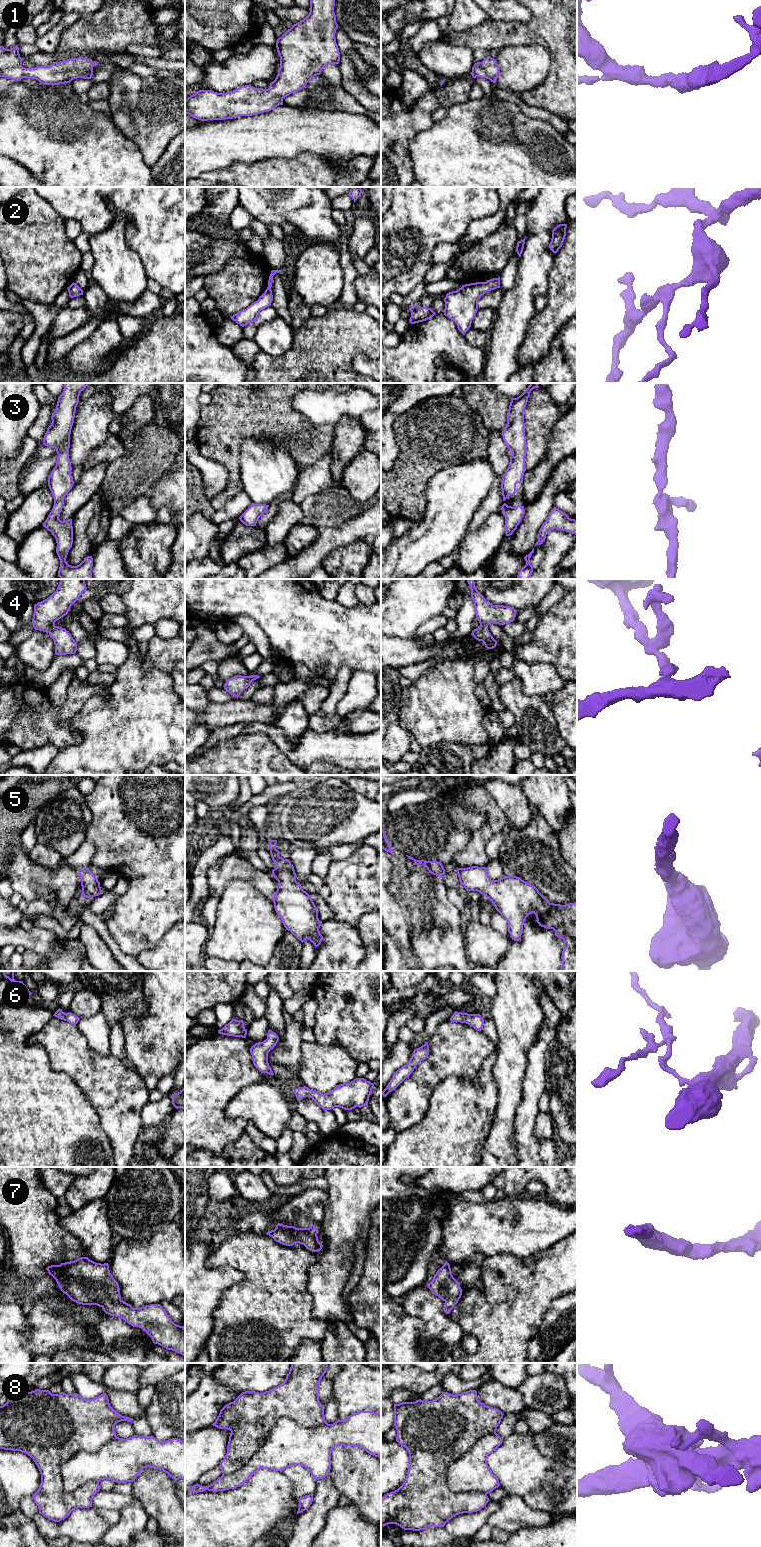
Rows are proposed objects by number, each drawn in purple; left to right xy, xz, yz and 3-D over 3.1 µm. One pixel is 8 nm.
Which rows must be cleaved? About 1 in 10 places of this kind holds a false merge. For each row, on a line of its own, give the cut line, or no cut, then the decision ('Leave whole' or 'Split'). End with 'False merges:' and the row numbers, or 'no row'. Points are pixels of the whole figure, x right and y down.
1: No split. Leave whole
2: No split. Leave whole
3: No split. Leave whole
4: No split. Leave whole
5: No split. Leave whole
6: No split. Leave whole
7: No split. Leave whole
8: Split along xz (327, 1423), (301, 1426), (280, 1417), (252, 1457), (222, 1475). Split
False merges: 8

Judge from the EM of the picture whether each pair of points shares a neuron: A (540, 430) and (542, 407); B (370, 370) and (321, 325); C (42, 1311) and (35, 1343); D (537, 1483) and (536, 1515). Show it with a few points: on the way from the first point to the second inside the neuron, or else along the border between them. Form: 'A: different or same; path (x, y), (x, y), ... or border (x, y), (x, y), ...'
A: same; path (540, 424), (540, 413)
B: different; border (354, 358), (363, 355), (370, 360)
C: same; path (42, 1319), (42, 1335)
D: different; border (516, 1496), (533, 1508), (548, 1512), (552, 1516)

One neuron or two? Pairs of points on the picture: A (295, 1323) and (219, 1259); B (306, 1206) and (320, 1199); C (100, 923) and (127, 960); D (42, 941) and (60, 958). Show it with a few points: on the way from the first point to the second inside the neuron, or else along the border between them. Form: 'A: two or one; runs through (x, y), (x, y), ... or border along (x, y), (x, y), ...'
A: one; runs through (275, 1303), (269, 1292), (239, 1262)
B: one; runs through (309, 1204), (317, 1199)
C: one; runs through (104, 933), (117, 952)
D: two; border along (60, 938), (53, 943), (49, 954), (45, 958)

